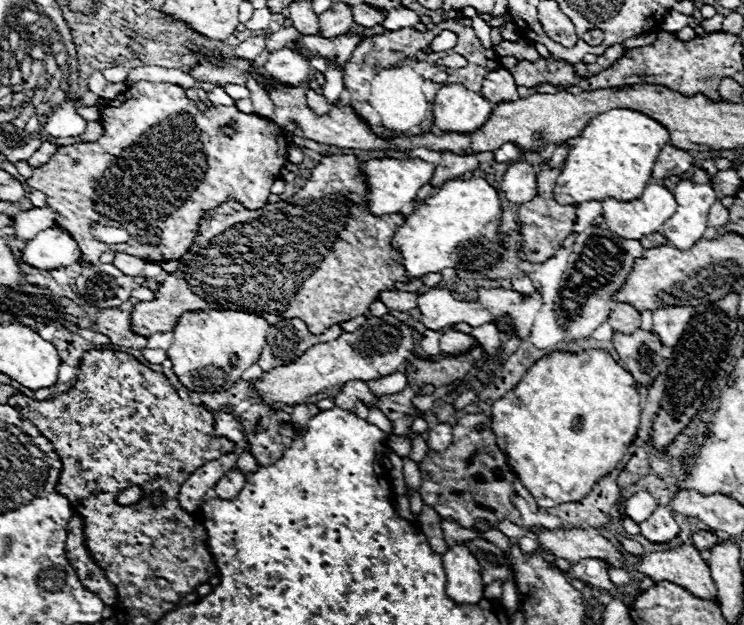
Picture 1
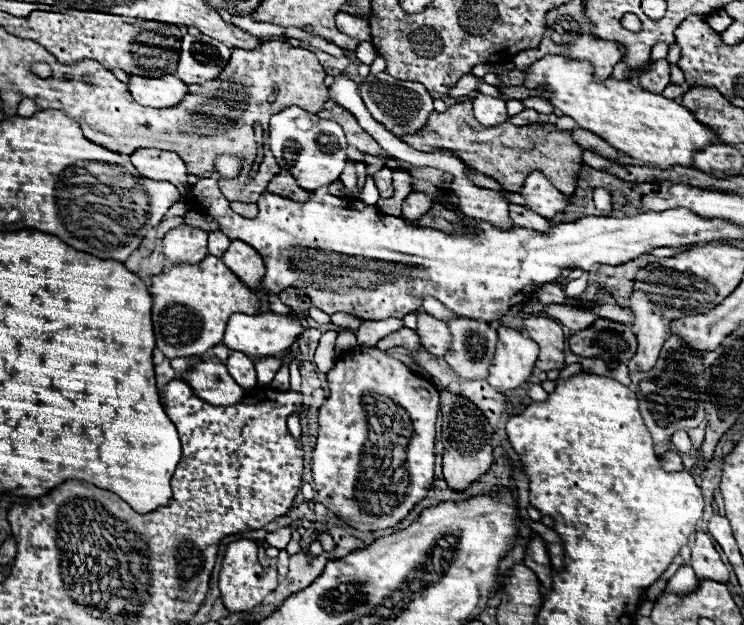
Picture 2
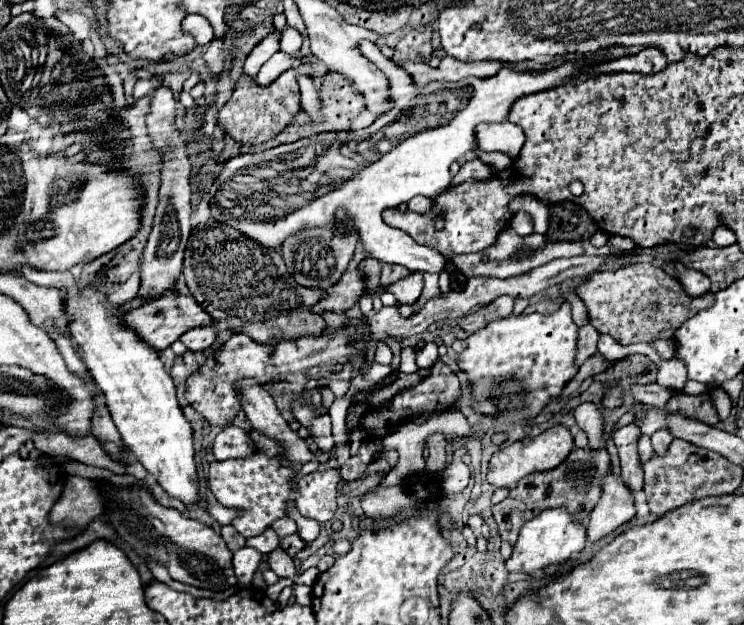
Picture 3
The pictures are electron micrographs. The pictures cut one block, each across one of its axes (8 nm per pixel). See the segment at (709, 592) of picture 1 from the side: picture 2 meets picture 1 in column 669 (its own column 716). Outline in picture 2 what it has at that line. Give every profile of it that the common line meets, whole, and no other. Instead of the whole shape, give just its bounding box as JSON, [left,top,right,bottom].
[692,532,728,582]

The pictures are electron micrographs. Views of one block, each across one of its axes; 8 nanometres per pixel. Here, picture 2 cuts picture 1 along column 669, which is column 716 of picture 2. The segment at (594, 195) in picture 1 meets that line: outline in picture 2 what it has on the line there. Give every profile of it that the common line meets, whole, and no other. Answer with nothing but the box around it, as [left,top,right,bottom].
[524,56,718,168]

